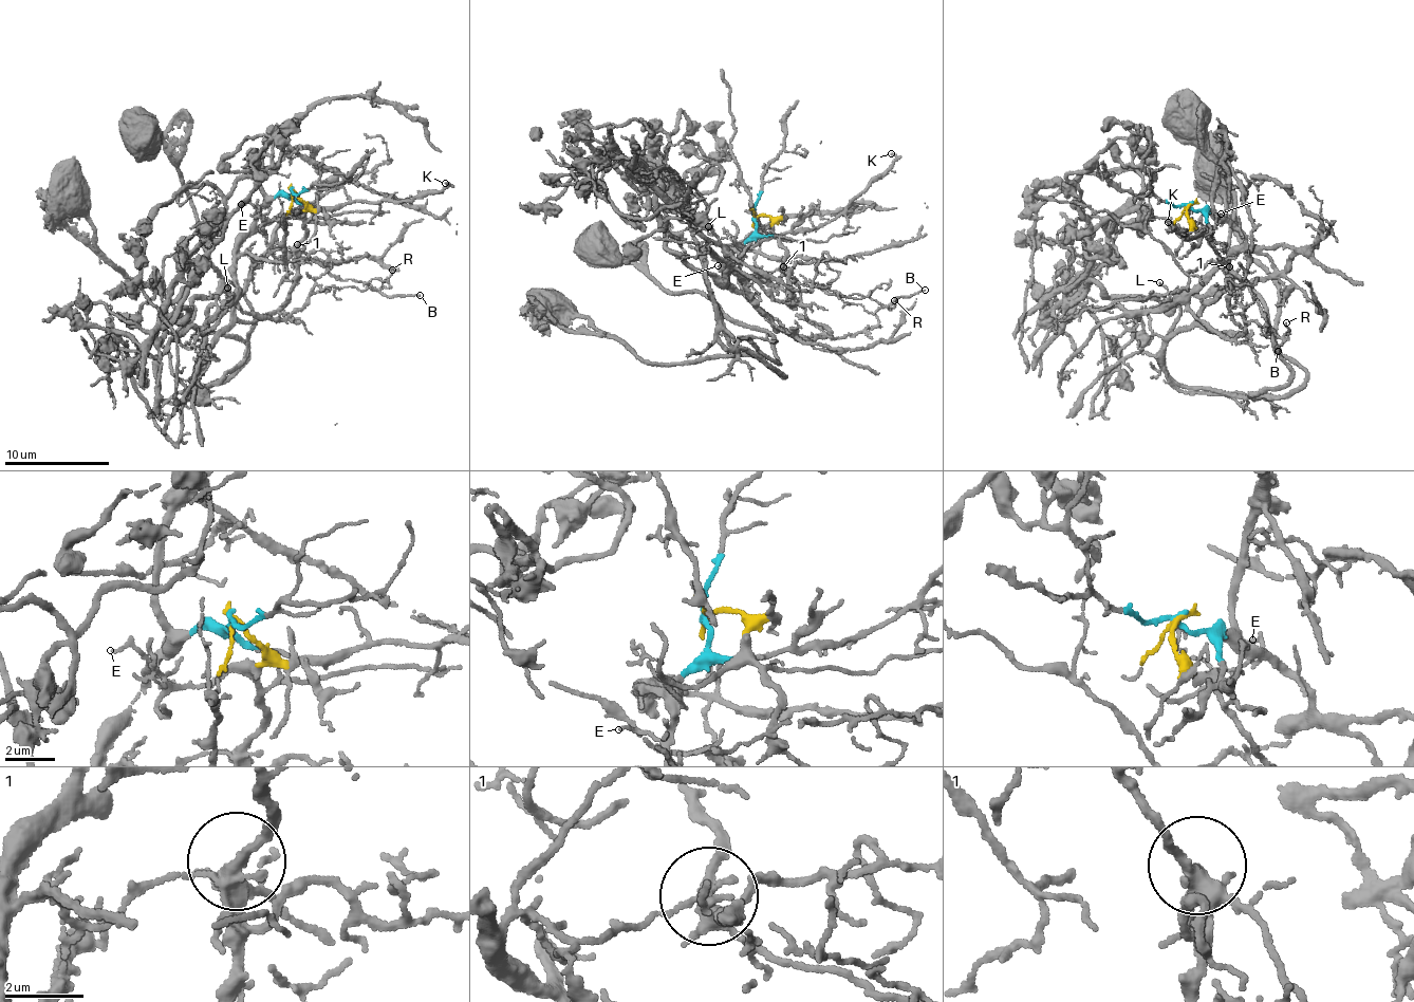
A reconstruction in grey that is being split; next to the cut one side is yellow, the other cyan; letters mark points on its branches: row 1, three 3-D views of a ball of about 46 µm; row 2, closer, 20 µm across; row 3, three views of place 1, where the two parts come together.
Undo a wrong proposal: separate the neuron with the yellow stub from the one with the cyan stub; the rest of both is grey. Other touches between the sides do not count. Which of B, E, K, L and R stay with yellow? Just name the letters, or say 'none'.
B, R

